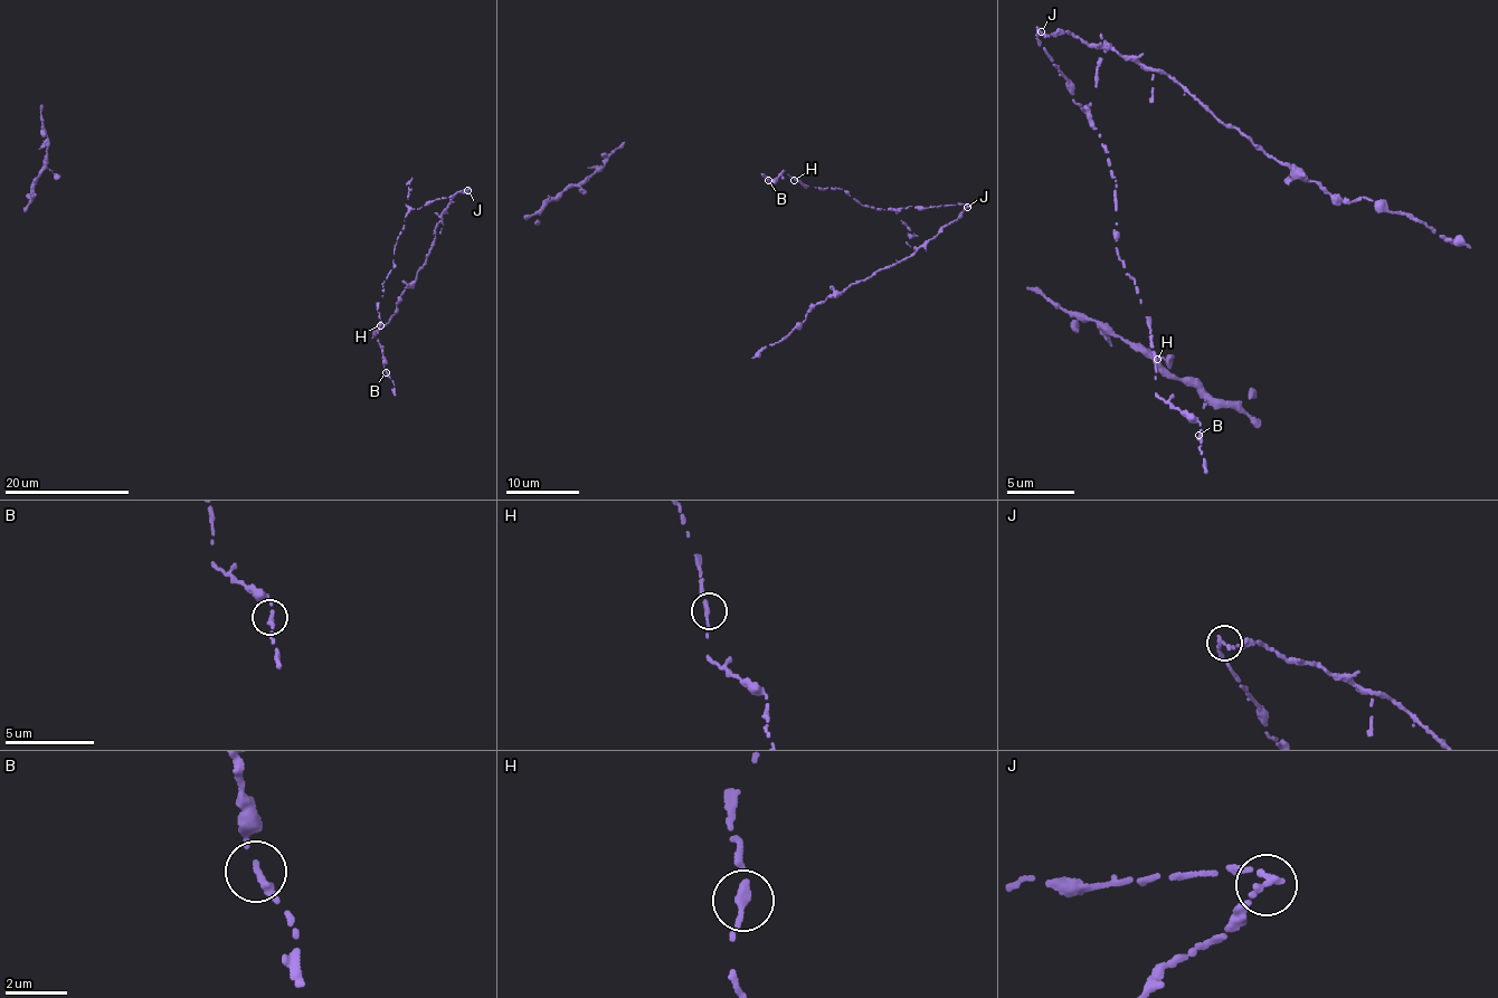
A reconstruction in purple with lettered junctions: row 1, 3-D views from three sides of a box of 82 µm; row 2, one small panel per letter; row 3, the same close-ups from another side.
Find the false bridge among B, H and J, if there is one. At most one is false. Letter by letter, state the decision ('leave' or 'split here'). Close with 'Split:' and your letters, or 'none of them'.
B: leave
H: leave
J: split here
Split: J

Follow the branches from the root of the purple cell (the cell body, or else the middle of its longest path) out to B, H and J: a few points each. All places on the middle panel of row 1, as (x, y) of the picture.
B: (823, 190), (804, 186), (784, 171), (775, 181), (770, 183), (768, 180)
H: (823, 190), (794, 179)
J: (823, 190), (827, 186), (844, 190), (863, 206), (889, 210), (909, 206), (921, 208), (959, 202), (967, 207)

